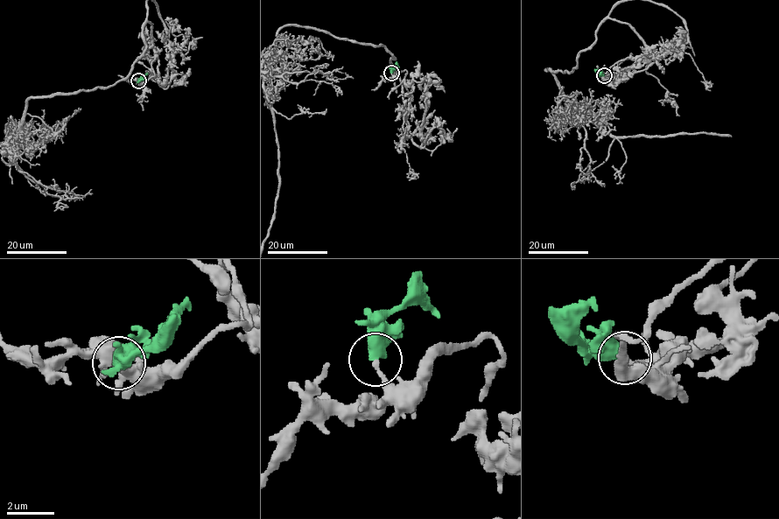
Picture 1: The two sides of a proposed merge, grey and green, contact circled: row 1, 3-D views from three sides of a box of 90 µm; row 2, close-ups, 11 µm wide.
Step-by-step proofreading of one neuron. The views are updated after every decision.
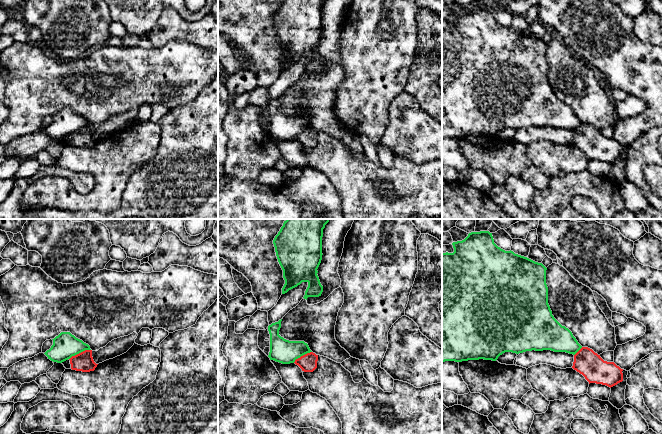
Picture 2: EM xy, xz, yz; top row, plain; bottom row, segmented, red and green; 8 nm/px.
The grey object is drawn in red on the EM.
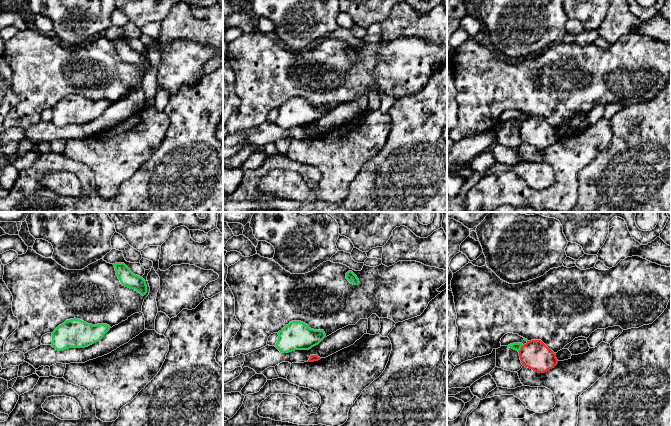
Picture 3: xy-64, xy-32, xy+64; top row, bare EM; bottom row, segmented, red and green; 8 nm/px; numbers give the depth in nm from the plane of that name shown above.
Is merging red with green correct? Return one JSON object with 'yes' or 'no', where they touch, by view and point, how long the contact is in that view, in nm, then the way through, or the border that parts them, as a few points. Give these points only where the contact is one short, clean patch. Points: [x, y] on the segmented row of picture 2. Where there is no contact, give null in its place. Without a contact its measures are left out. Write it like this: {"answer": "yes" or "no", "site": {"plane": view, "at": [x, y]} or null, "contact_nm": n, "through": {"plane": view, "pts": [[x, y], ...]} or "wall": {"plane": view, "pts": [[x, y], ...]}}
{"answer": "no", "site": {"plane": "xy", "at": [79, 353]}, "contact_nm": 190, "wall": {"plane": "xy", "pts": [[90, 349], [85, 349], [69, 359]]}}

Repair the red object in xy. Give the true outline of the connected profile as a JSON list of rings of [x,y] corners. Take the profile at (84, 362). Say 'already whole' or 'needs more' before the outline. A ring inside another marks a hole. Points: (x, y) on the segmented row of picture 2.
already whole; [[[85,350],[70,359],[71,369],[82,372],[94,371],[96,364],[92,357],[92,350]]]

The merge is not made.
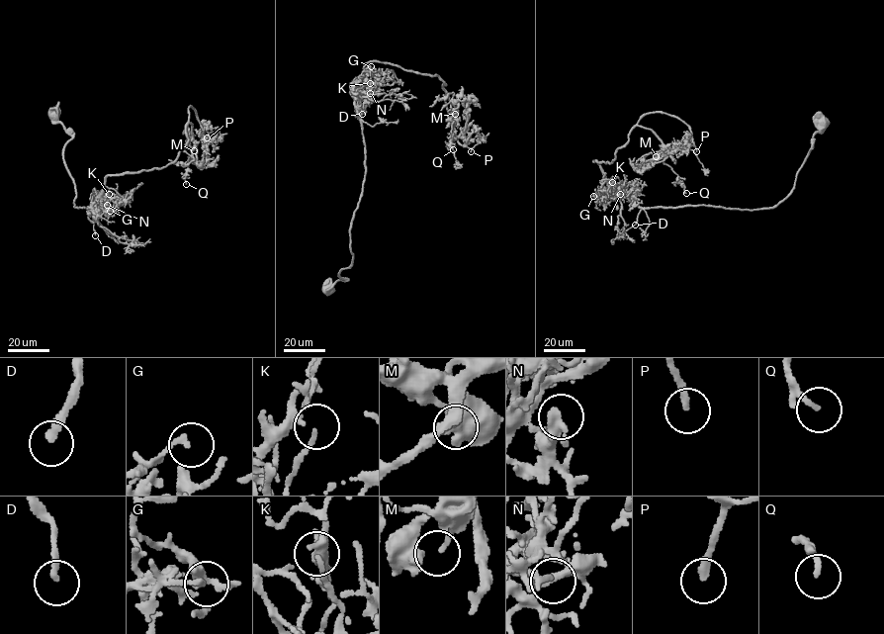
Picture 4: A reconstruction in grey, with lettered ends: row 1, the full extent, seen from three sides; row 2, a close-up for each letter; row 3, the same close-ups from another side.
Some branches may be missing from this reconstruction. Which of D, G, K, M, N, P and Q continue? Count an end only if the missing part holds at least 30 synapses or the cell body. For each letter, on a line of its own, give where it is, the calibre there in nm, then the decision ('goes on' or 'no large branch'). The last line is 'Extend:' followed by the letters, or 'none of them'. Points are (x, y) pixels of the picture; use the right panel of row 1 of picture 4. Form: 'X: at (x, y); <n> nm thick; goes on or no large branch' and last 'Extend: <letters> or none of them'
D: at (635, 225); 220 nm thick; goes on
G: at (593, 196); 170 nm thick; goes on
K: at (612, 182); 100 nm thick; no large branch
M: at (656, 156); 150 nm thick; no large branch
N: at (620, 194); 170 nm thick; no large branch
P: at (696, 151); 240 nm thick; goes on
Q: at (686, 193); 180 nm thick; no large branch
Extend: D, G, P

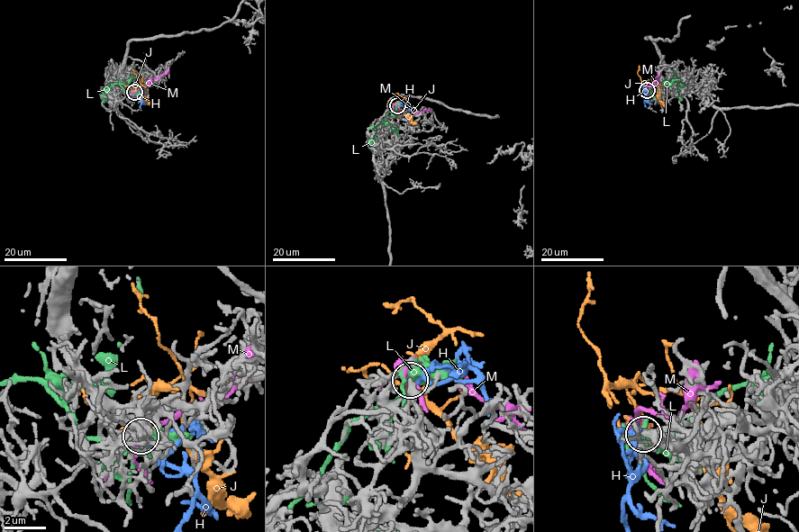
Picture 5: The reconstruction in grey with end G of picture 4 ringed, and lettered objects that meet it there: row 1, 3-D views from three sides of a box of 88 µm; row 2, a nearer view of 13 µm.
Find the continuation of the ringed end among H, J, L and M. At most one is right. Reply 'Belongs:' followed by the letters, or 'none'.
Belongs: H

